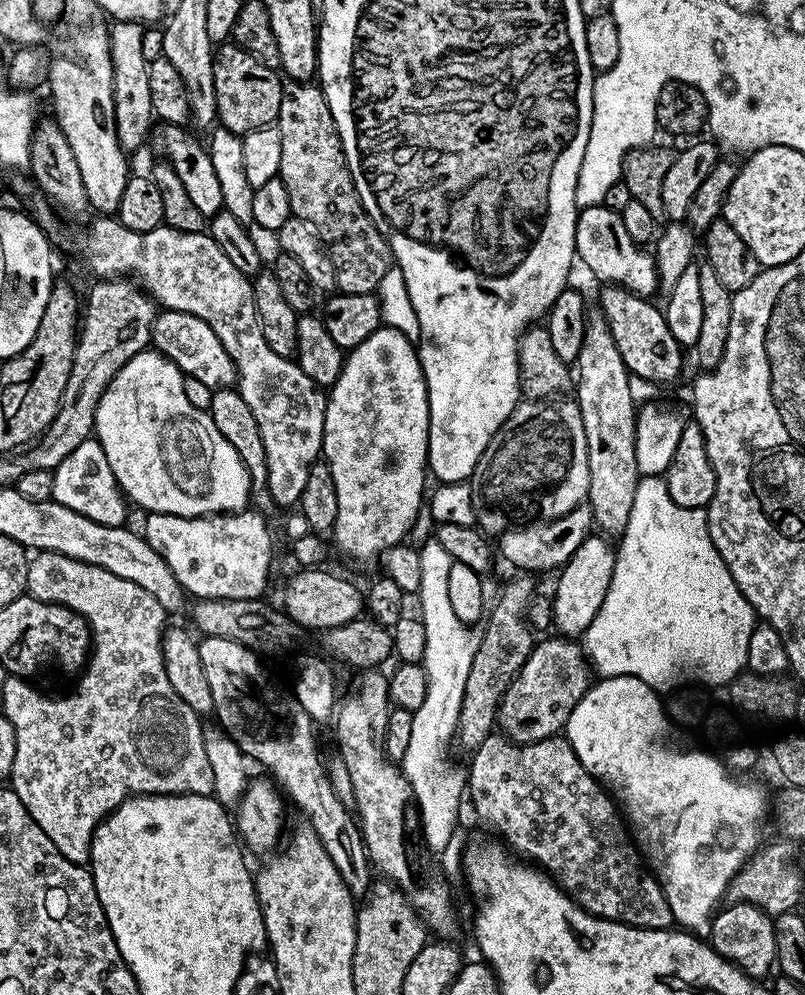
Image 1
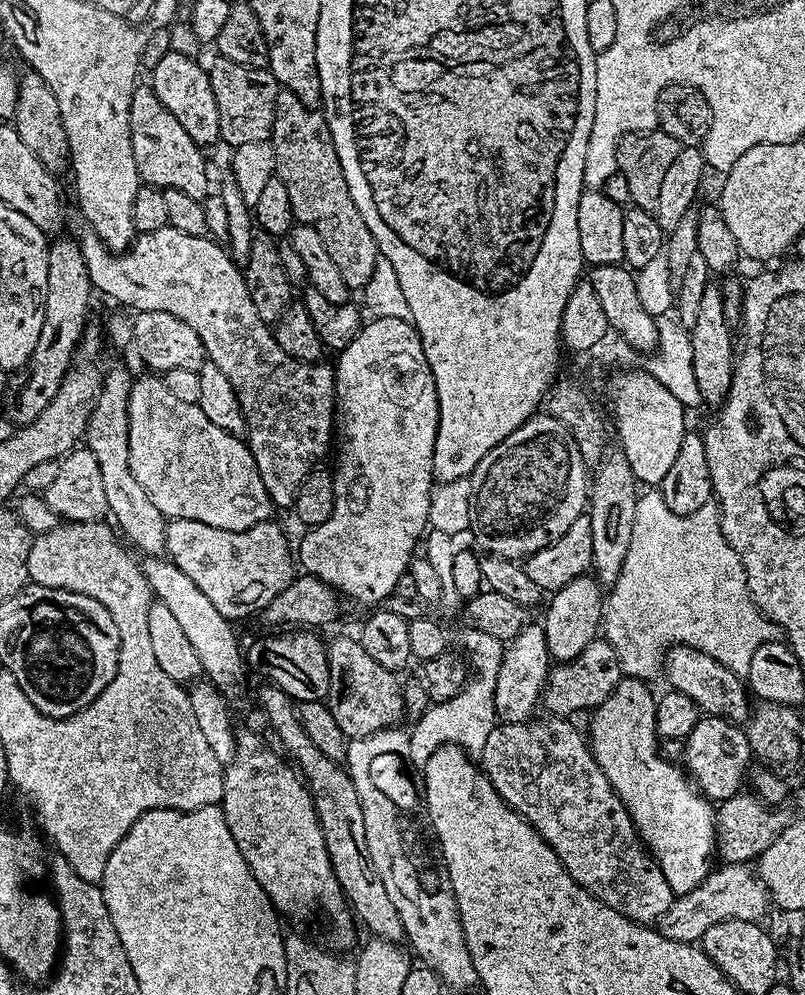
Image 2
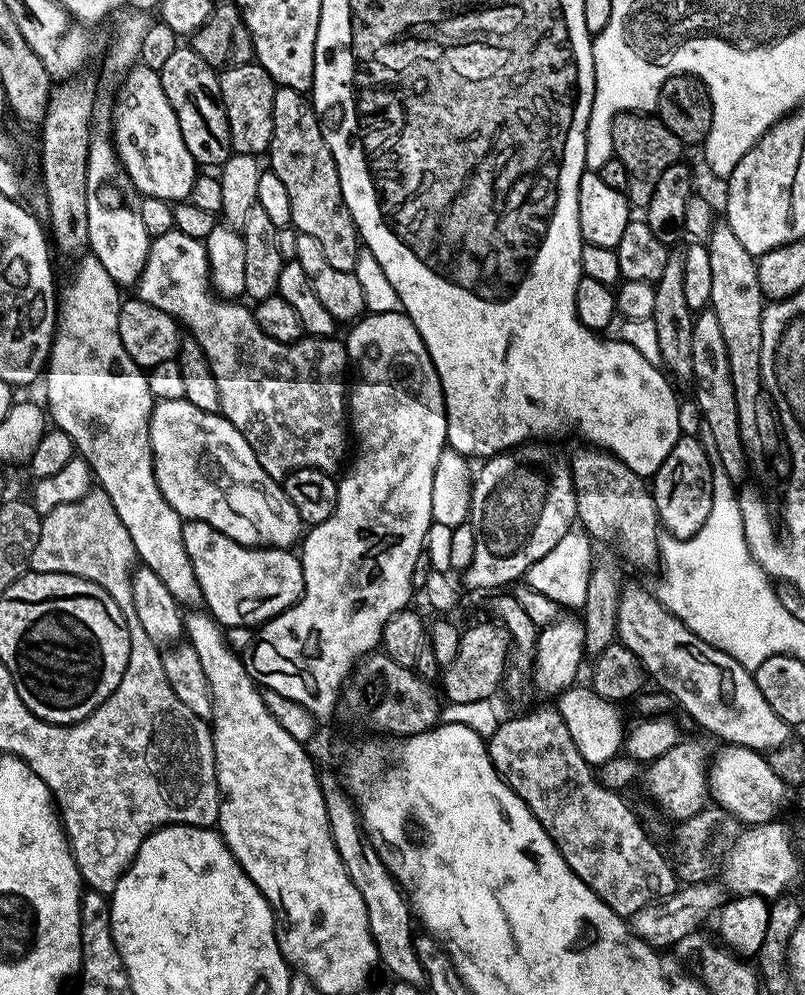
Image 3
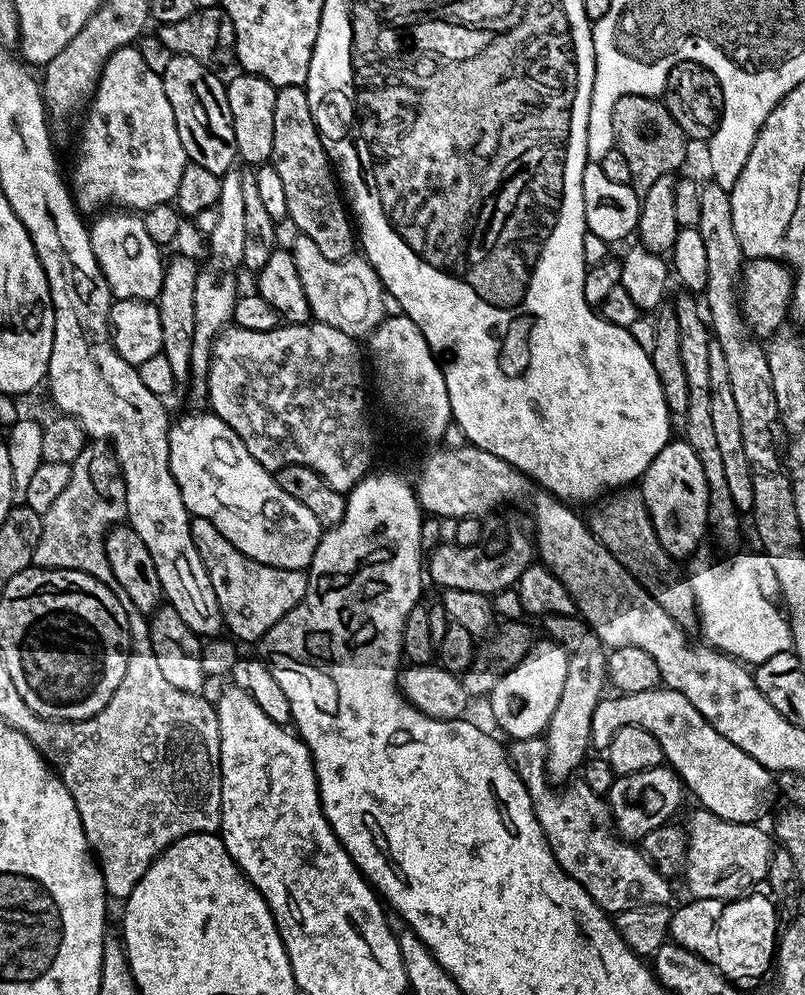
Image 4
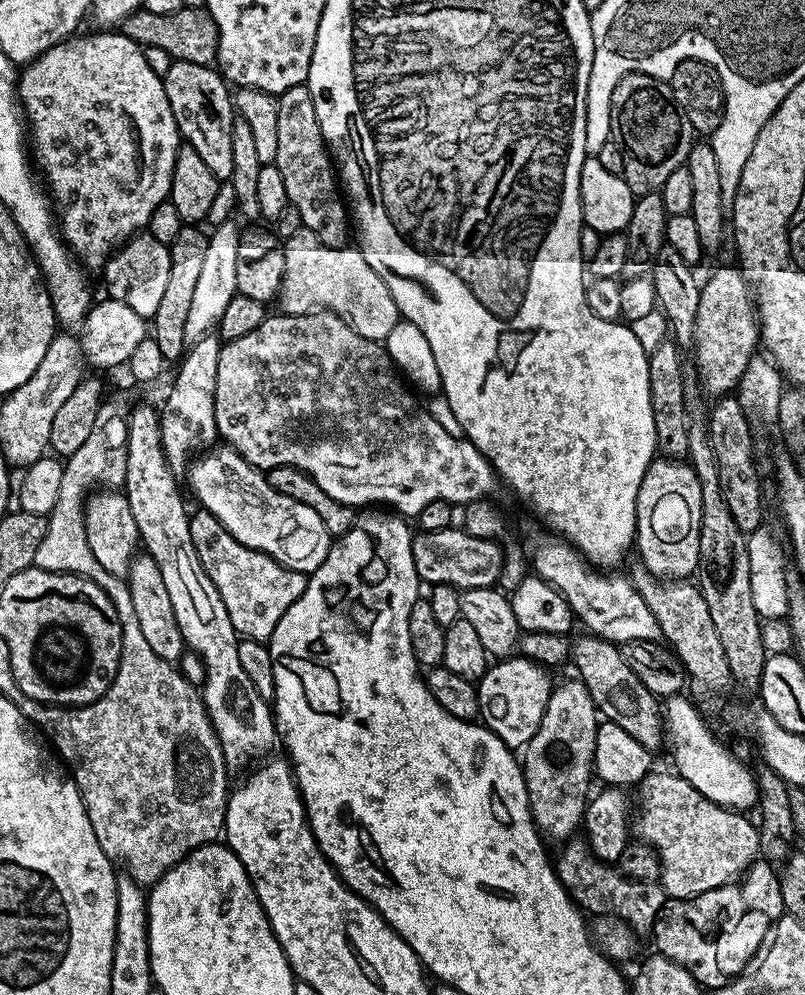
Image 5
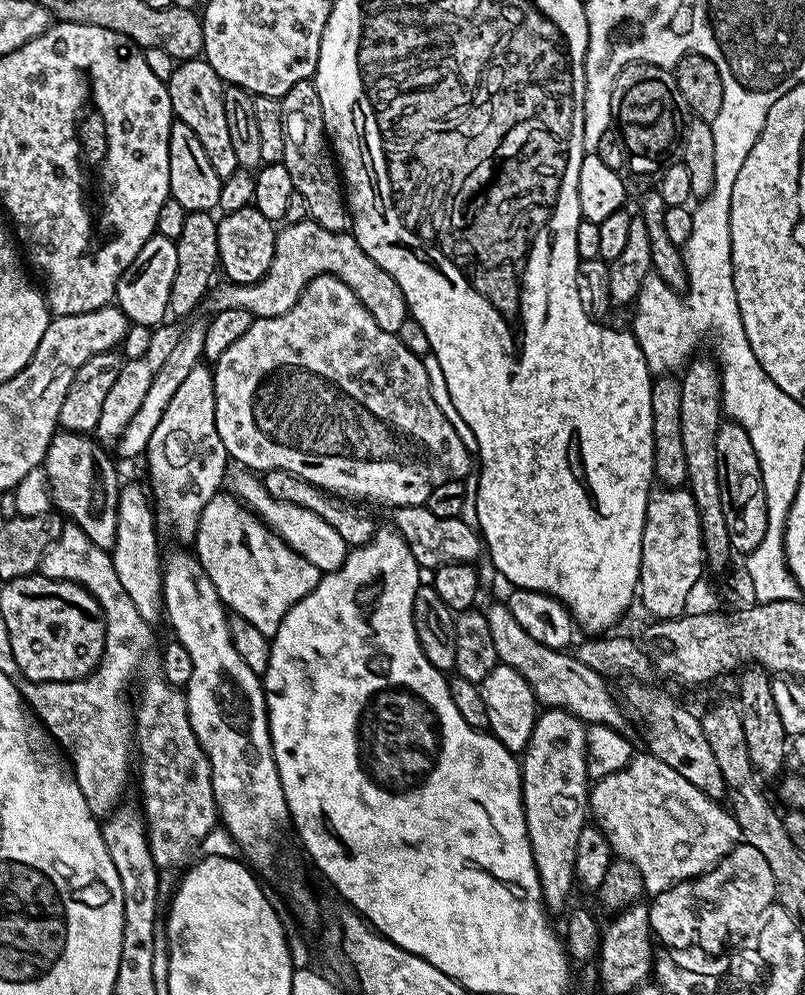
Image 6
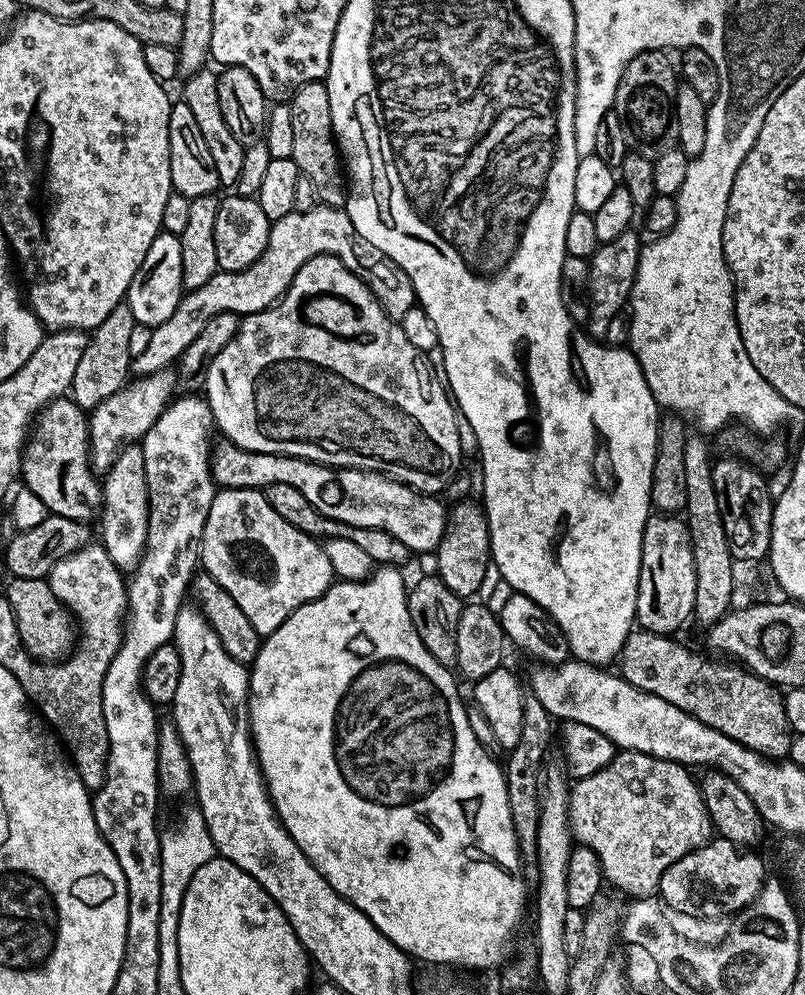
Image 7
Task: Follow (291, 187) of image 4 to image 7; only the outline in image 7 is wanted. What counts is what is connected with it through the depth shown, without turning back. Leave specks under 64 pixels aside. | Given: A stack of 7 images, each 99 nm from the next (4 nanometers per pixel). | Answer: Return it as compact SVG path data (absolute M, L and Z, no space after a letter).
M324 80L306 82L290 97L292 117L294 118L294 150L292 161L300 168L300 175L310 178L310 186L314 186L314 194L321 205L329 208L344 208L346 204L346 172L342 167L342 157L332 132L330 118L330 94Z

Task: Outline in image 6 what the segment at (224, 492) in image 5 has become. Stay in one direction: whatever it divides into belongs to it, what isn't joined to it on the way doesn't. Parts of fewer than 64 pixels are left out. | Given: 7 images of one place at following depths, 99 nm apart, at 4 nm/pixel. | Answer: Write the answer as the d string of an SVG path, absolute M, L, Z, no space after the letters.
M236 470L230 476L230 484L232 480L231 495L235 496L245 508L251 510L259 519L263 520L285 544L290 545L302 558L306 558L306 562L310 562L310 566L314 566L321 574L338 570L338 566L342 566L342 562L350 551L350 546L332 529L326 522L322 522L322 518L318 518L318 514L310 514L310 510L302 510L300 506L290 506L286 502L278 502L274 498L270 498L264 489L264 481L257 473L251 470Z

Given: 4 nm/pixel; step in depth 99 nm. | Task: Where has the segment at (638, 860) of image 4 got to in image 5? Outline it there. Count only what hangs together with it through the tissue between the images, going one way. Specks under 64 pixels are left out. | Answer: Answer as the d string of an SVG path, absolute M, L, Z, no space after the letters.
M572 838L563 845L560 857L555 857L556 877L568 891L577 908L593 917L613 916L628 923L636 934L651 933L658 914L664 908L666 897L659 883L631 880L623 876L619 867L602 862L590 850L587 840Z

